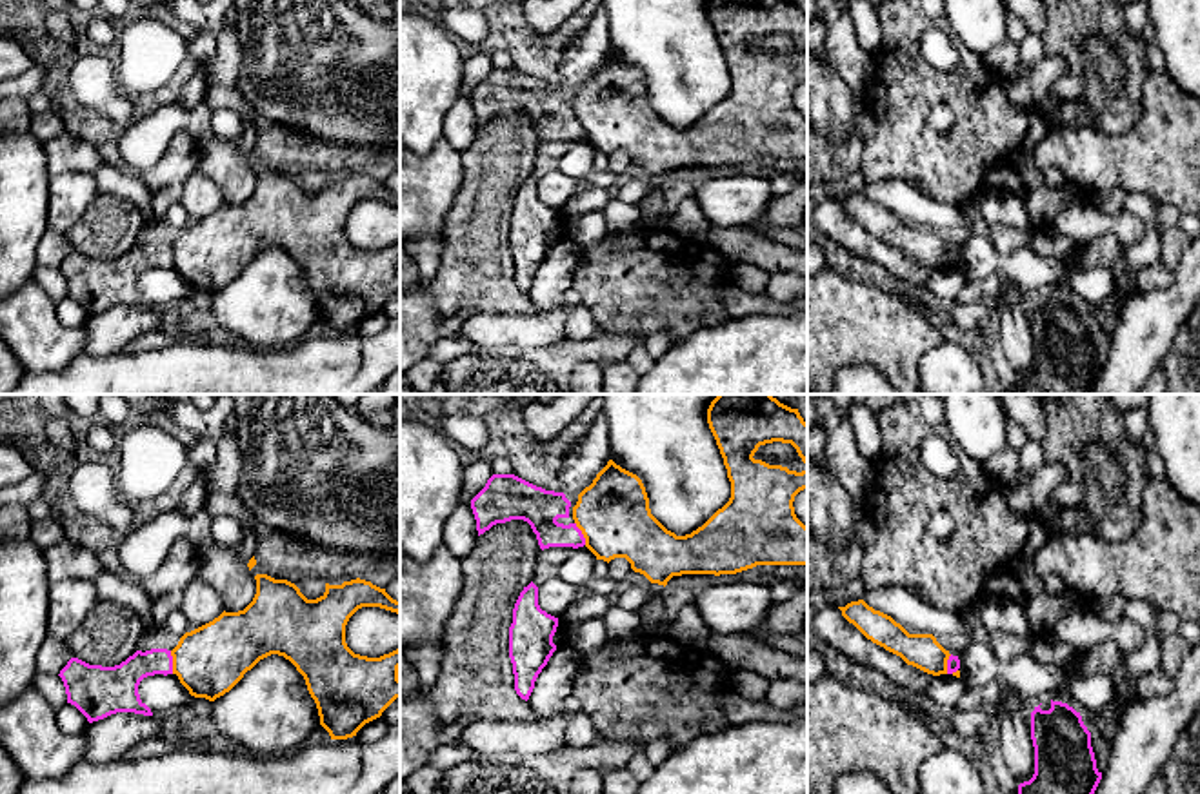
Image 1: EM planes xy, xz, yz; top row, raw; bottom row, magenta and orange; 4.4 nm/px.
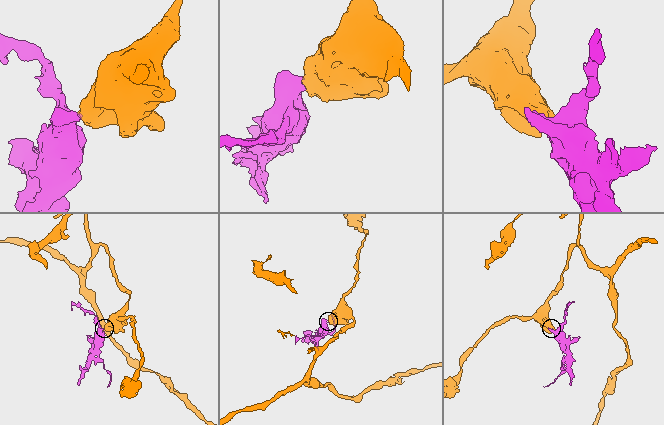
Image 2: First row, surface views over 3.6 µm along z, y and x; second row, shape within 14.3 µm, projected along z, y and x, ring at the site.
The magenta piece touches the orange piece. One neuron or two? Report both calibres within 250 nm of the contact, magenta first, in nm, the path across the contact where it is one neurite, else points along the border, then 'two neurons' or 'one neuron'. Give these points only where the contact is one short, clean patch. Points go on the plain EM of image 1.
calibres 160 and 300 nm; border xy (170, 244), (173, 266); two neurons

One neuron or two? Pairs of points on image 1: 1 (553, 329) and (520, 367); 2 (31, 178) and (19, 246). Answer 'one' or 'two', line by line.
1: two
2: one

